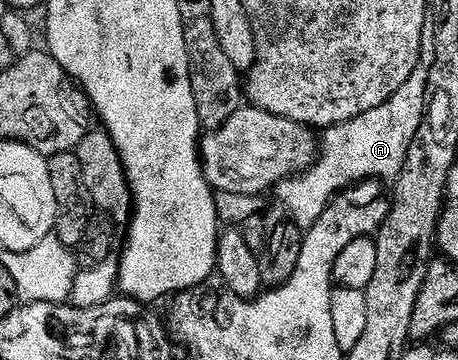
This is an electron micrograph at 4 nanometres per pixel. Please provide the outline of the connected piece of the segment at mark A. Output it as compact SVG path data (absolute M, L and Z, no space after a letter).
M427 26L422 35L418 68L412 70L412 78L408 78L408 82L404 82L404 86L400 86L400 90L396 90L396 94L384 102L384 106L376 106L376 110L368 110L348 122L333 124L325 129L320 136L320 151L314 165L278 184L277 203L288 210L288 214L302 229L310 229L316 218L324 214L331 200L347 188L363 180L393 182L398 179L426 109L428 70L432 70L434 53L433 37L433 27Z

